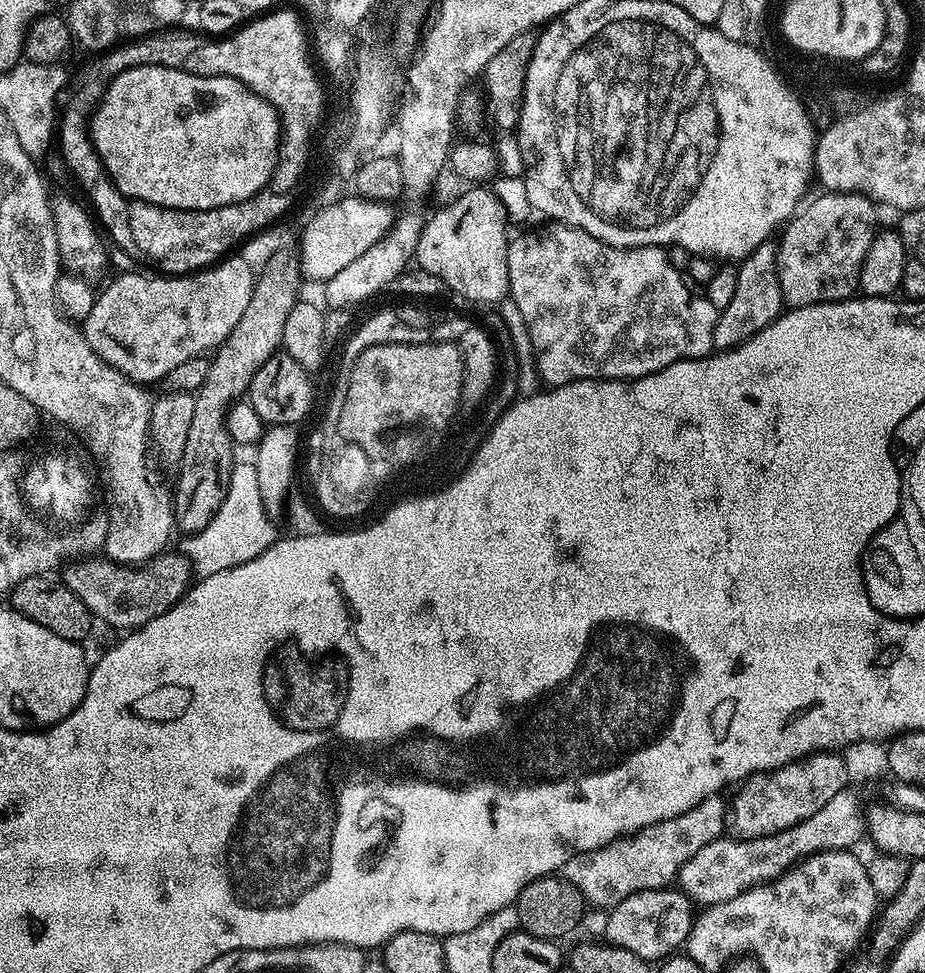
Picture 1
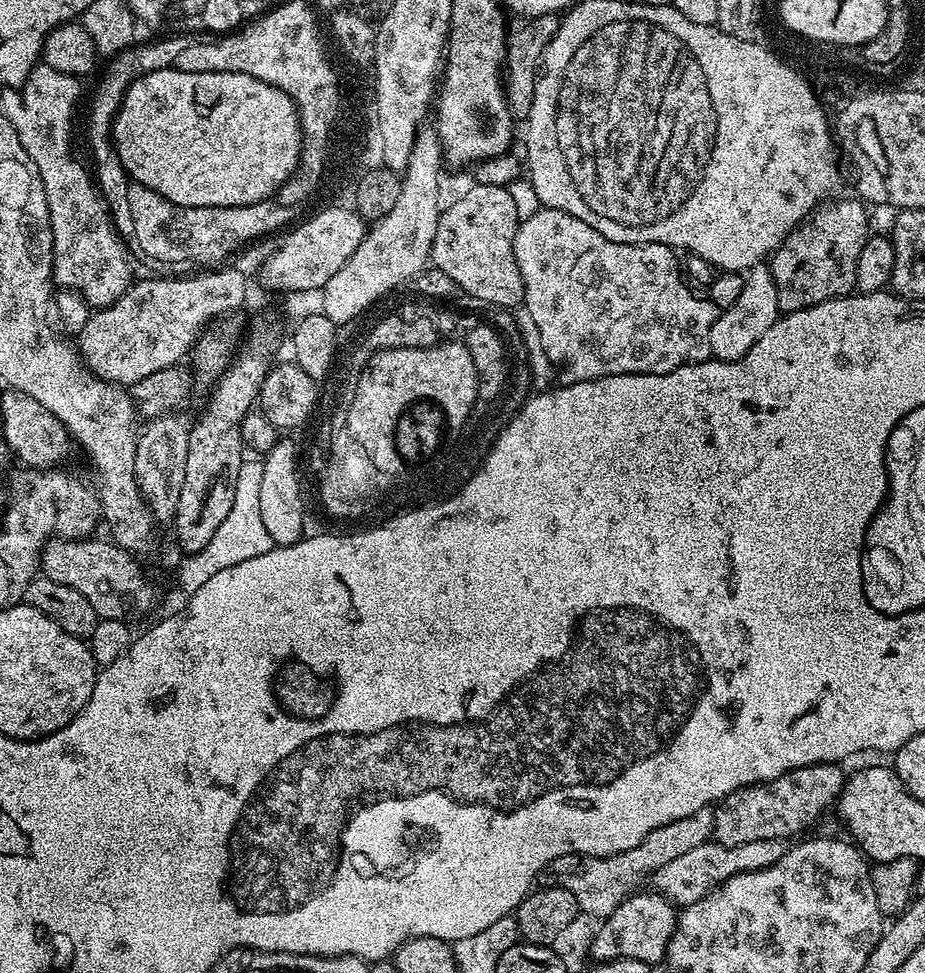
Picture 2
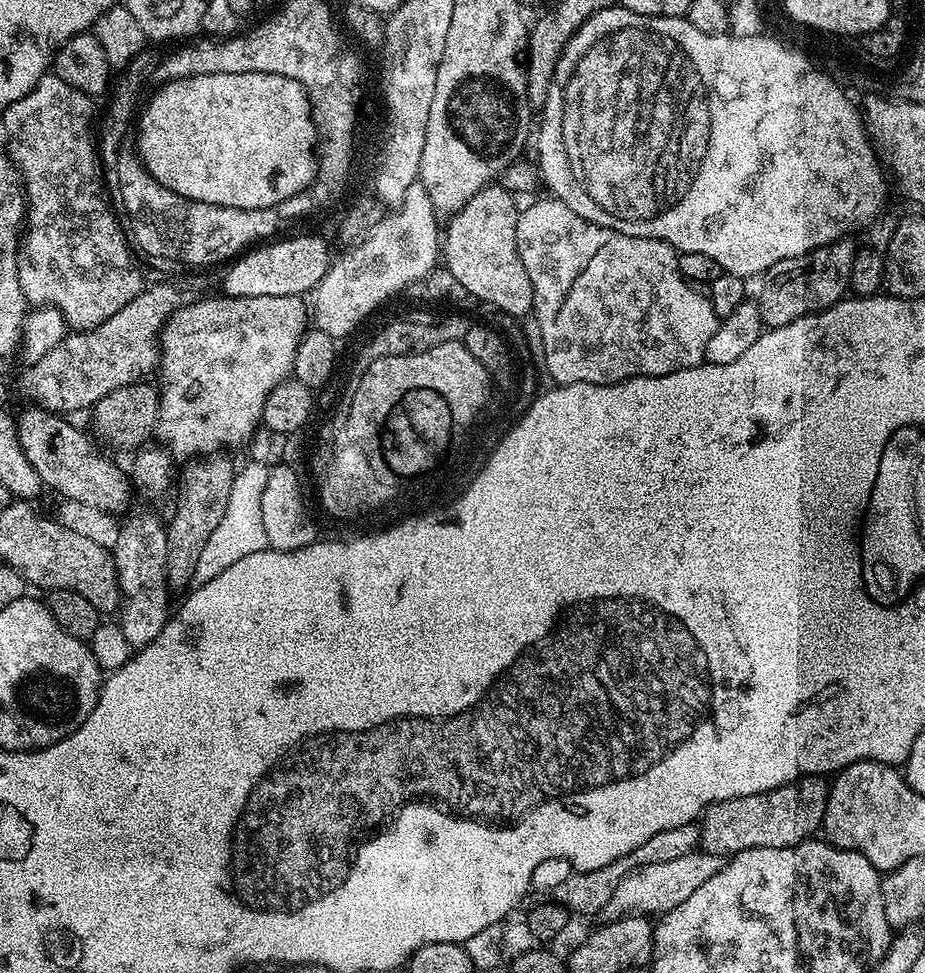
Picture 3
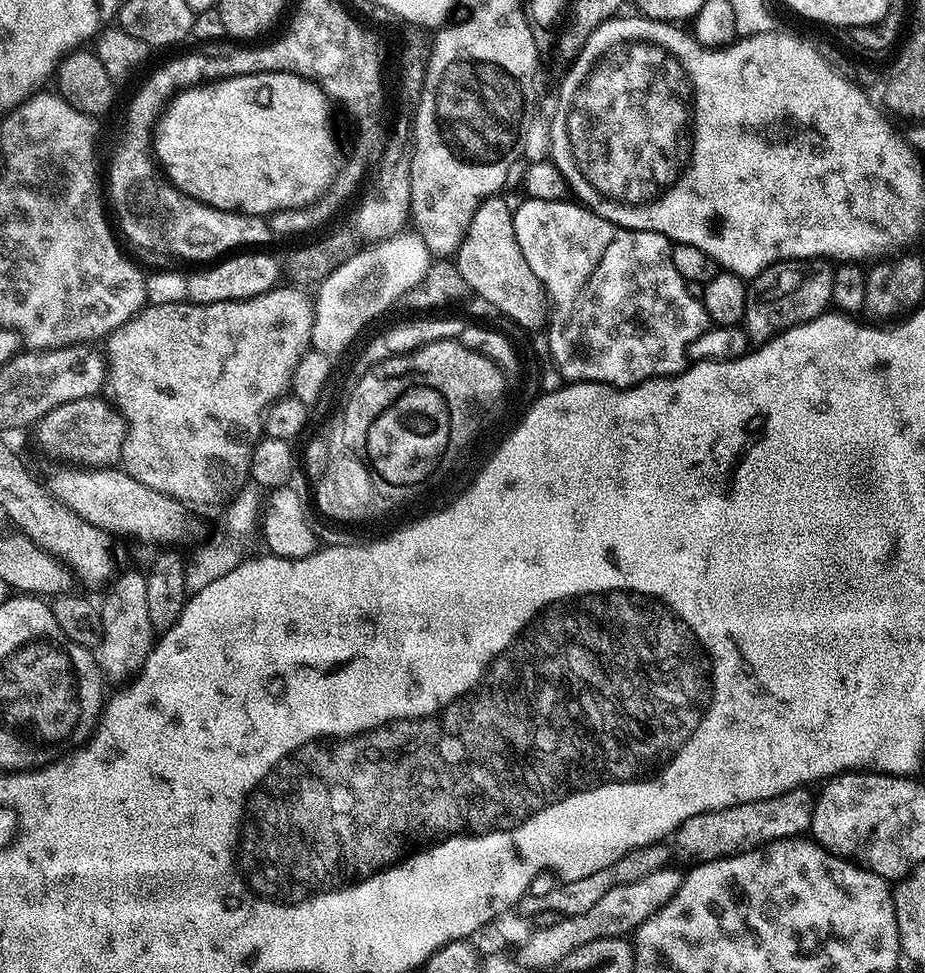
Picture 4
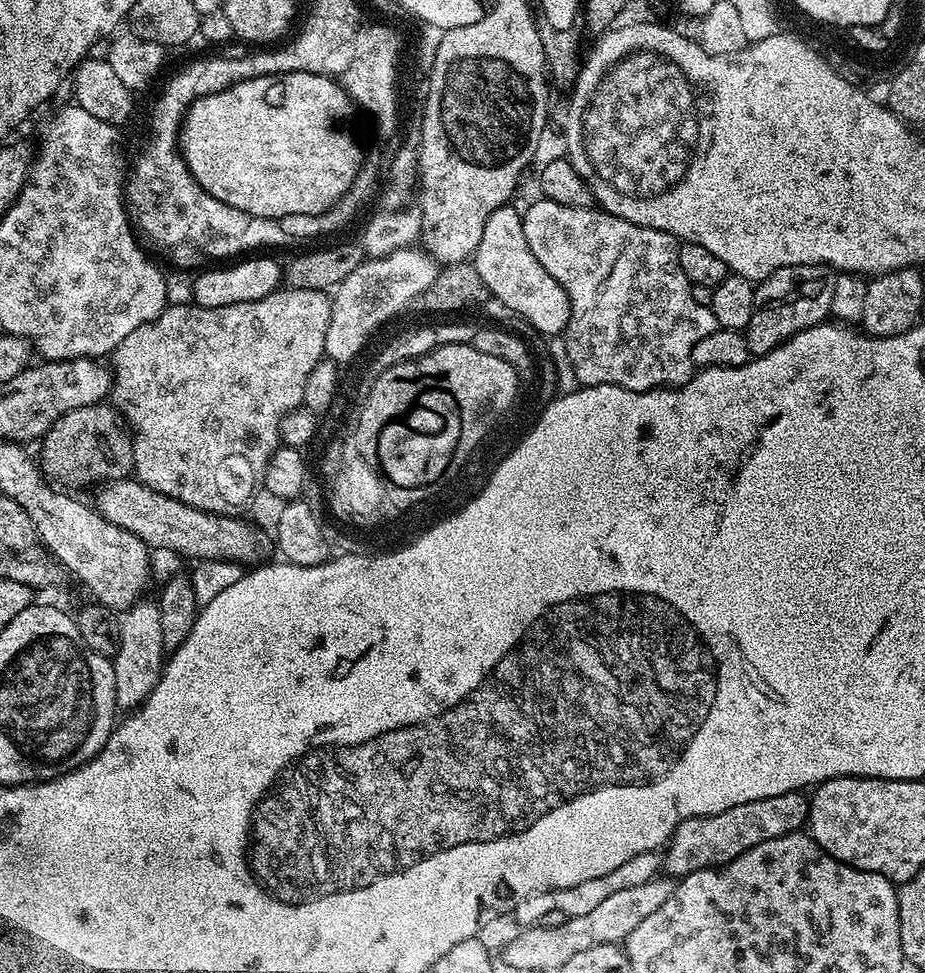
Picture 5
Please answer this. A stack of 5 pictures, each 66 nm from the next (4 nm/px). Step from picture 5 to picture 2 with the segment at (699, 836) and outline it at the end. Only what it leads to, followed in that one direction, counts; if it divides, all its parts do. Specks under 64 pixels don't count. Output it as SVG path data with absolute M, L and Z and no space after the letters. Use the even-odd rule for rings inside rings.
M815 764L782 774L782 778L767 784L751 784L734 790L715 805L715 843L746 846L746 842L788 842L799 837L804 834L799 832L806 831L831 804L833 807L839 801L846 779L846 772L842 769L840 764Z

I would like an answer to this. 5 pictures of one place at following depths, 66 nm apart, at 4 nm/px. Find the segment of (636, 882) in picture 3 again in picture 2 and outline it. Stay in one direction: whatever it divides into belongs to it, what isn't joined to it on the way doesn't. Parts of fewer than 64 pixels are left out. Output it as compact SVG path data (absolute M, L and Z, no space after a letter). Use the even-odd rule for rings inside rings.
M782 840L746 842L746 846L722 846L715 842L709 842L694 850L689 850L681 857L674 858L674 862L662 866L651 877L650 883L656 887L653 889L659 895L666 897L672 904L687 906L698 902L706 894L710 894L738 874L762 870L774 862L778 862L778 858L782 858L785 850L786 844Z

